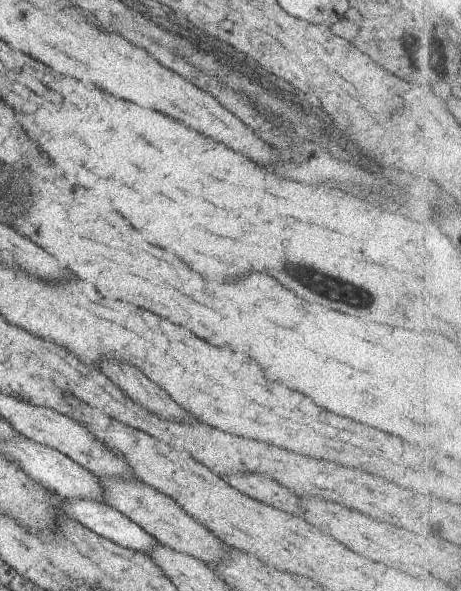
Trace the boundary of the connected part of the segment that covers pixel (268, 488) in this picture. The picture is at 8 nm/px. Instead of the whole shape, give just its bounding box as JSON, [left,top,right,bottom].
[223,473,302,516]

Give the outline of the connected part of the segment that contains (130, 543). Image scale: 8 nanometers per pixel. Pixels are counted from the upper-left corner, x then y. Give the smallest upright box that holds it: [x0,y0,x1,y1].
[68,499,159,556]

